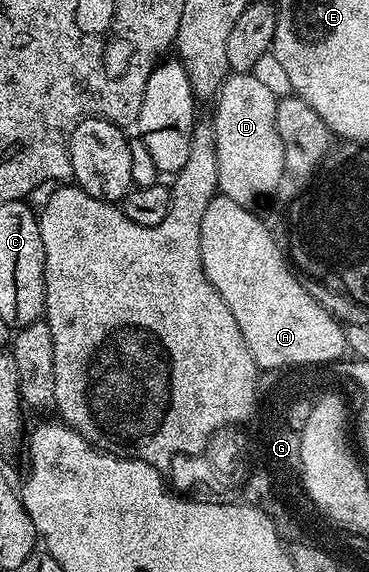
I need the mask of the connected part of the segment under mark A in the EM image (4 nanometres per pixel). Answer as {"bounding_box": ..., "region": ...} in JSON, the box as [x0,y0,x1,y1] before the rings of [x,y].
{"bounding_box":[200,194,345,364],"region":[[[217,194],[206,206],[200,227],[202,266],[208,281],[230,306],[238,330],[258,363],[287,364],[289,361],[339,361],[345,355],[344,328],[327,312],[313,293],[298,279],[280,247],[273,229],[252,213],[251,207]]]}

